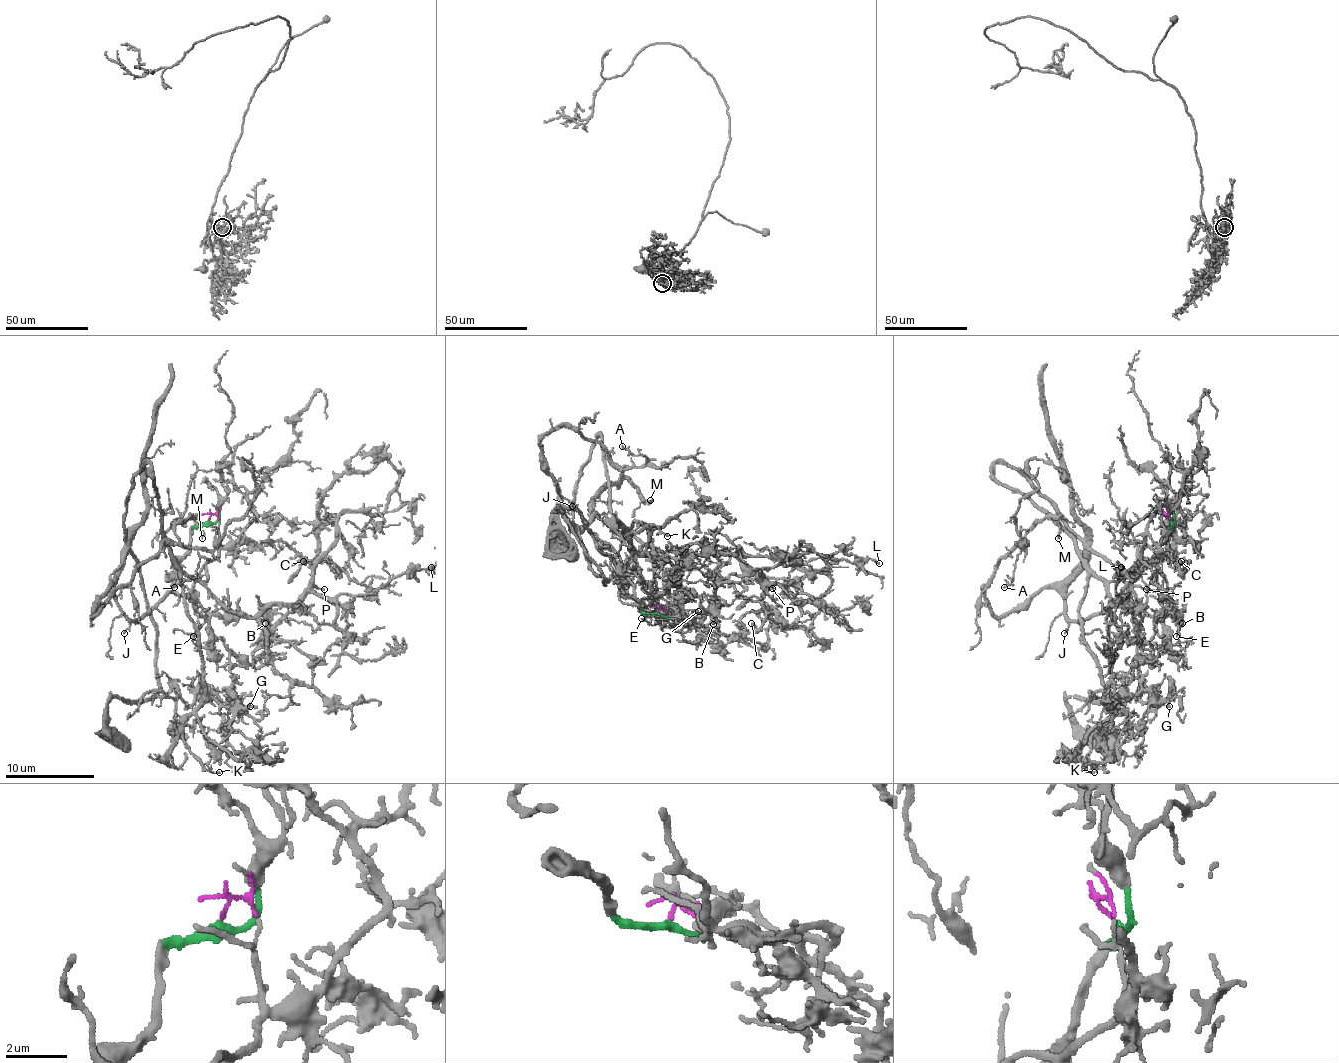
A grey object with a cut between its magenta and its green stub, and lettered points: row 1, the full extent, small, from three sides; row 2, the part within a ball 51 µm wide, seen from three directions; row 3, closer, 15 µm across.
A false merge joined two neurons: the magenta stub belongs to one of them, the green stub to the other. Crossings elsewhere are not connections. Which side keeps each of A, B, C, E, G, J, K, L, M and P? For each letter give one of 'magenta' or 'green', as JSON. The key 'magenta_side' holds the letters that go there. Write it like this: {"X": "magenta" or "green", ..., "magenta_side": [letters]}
{"A": "green", "B": "magenta", "C": "magenta", "E": "magenta", "G": "magenta", "J": "green", "K": "magenta", "L": "magenta", "M": "green", "P": "magenta", "magenta_side": ["B", "C", "E", "G", "K", "L", "P"]}

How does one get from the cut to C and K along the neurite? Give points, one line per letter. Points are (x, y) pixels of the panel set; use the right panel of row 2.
C: (1169, 521), (1171, 545), (1109, 583), (1111, 617), (1144, 563), (1180, 561)
K: (1169, 521), (1171, 545), (1122, 579), (1093, 574), (1080, 606), (1084, 646), (1113, 699), (1082, 767), (1093, 771)

